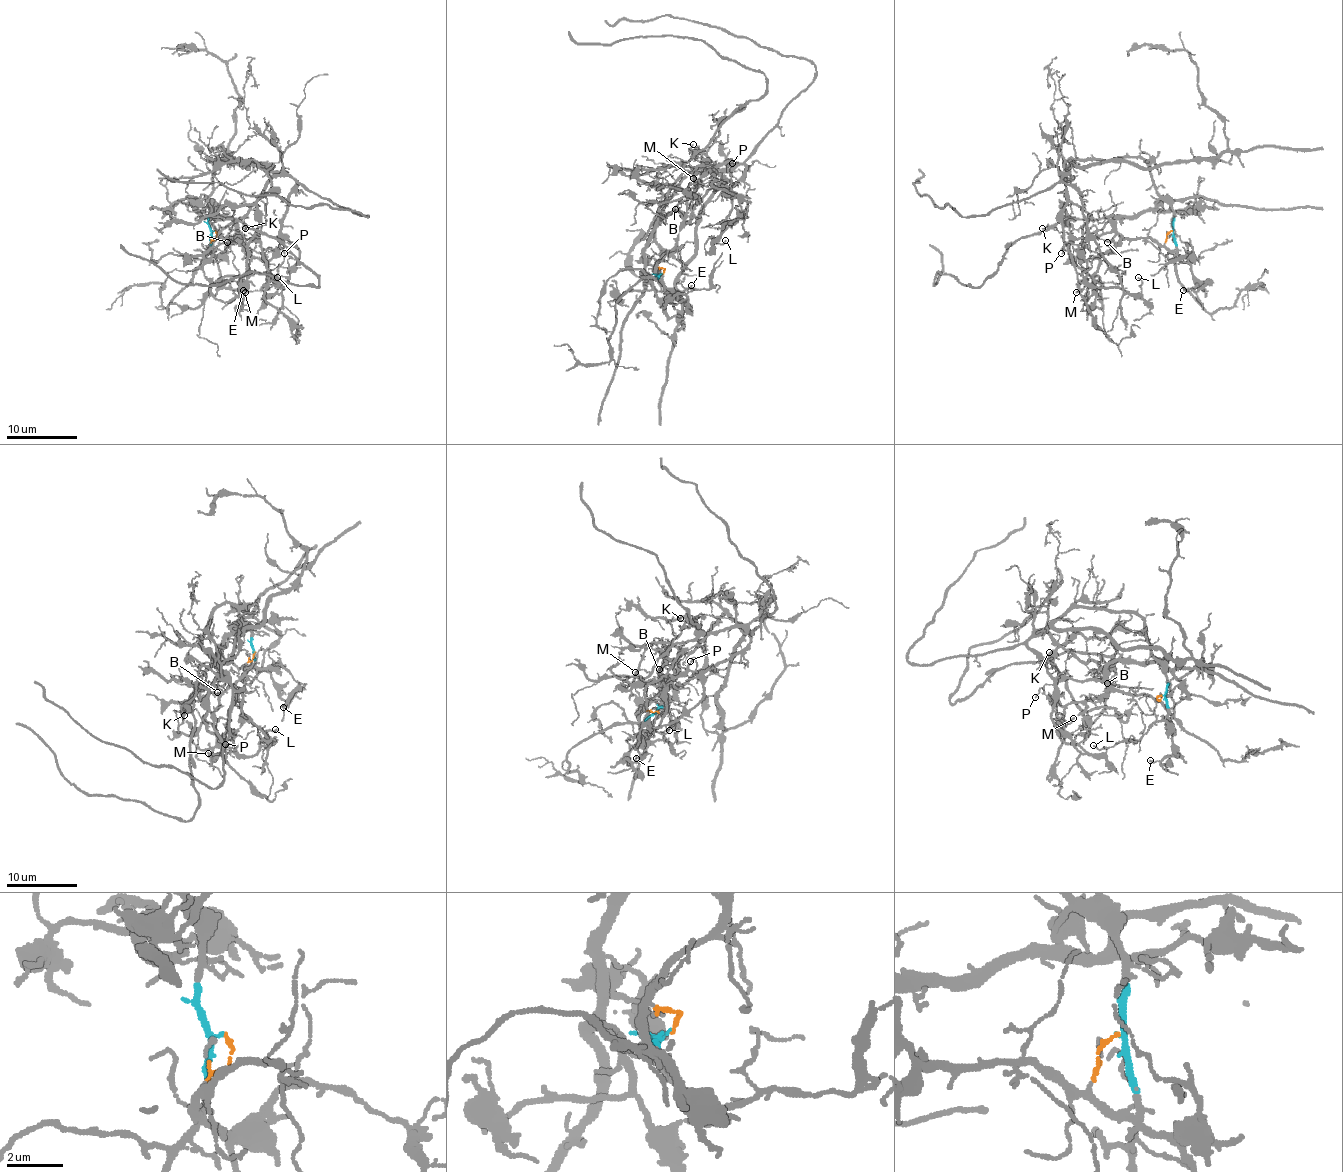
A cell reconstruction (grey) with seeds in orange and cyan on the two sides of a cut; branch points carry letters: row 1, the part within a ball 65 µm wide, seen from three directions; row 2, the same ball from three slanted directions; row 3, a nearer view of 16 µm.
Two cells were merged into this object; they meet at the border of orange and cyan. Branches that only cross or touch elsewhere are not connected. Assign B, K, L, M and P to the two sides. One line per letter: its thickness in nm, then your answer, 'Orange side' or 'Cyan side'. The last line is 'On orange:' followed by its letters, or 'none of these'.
B: Thickness 110 nm. Orange side
K: Thickness 100 nm. Orange side
L: Thickness 120 nm. Orange side
M: Thickness 100 nm. Orange side
P: Thickness 80 nm. Orange side
On orange: B, K, L, M, P

